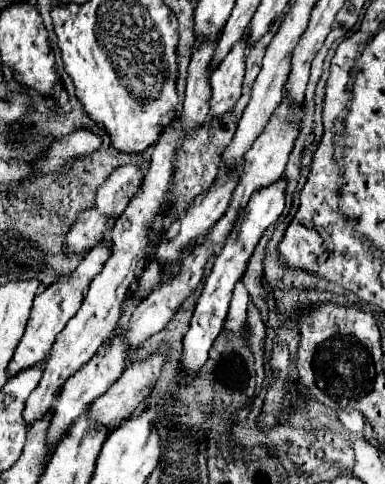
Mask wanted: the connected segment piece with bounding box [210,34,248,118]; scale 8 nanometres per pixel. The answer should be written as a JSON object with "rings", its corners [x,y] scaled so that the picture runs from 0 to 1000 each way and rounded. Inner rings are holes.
{"rings":[[[639,70],[608,99],[597,103],[597,116],[556,140],[545,174],[551,174],[551,207],[545,207],[545,240],[566,244],[587,231],[597,231],[623,202],[623,182],[634,165],[634,124],[639,124]]]}

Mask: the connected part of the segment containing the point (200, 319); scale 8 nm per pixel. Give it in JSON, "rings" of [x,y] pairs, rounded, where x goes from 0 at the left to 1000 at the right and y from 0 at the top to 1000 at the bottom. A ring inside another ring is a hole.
{"rings":[[[732,364],[732,372],[701,380],[696,388],[675,388],[670,397],[660,397],[660,405],[649,405],[649,417],[639,421],[639,430],[623,438],[623,446],[608,463],[608,475],[587,492],[577,521],[556,533],[545,570],[530,583],[525,612],[509,624],[509,640],[504,640],[499,661],[494,661],[494,682],[478,694],[478,736],[473,736],[468,769],[504,777],[504,769],[514,769],[514,760],[540,744],[540,727],[551,719],[551,707],[561,702],[561,694],[571,690],[571,682],[582,674],[608,587],[634,570],[644,533],[655,529],[655,521],[660,521],[675,488],[686,483],[686,475],[701,463],[712,463],[738,434],[738,421],[743,421],[738,393],[743,393],[743,368]]]}

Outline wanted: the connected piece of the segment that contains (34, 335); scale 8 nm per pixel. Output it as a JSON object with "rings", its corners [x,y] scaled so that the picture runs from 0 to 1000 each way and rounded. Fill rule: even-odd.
{"rings":[[[260,504],[249,512],[239,512],[229,521],[229,529],[213,537],[213,545],[197,554],[192,566],[182,570],[166,570],[156,583],[125,591],[114,603],[104,603],[94,616],[88,616],[88,632],[83,632],[83,645],[78,645],[78,661],[73,661],[73,674],[68,674],[68,686],[21,752],[21,773],[26,777],[42,777],[47,769],[68,764],[68,760],[83,760],[104,748],[119,744],[135,711],[140,711],[140,698],[161,686],[161,678],[171,674],[171,665],[203,645],[203,636],[213,632],[213,620],[218,620],[218,603],[223,595],[234,591],[234,579],[265,558],[270,541],[281,537],[286,529],[286,512],[275,504]]]}

